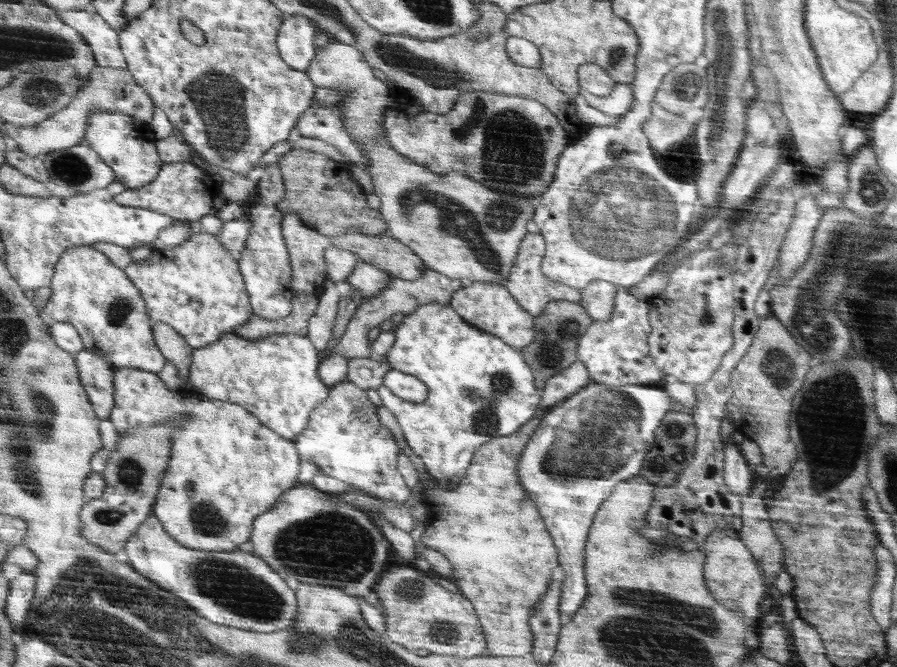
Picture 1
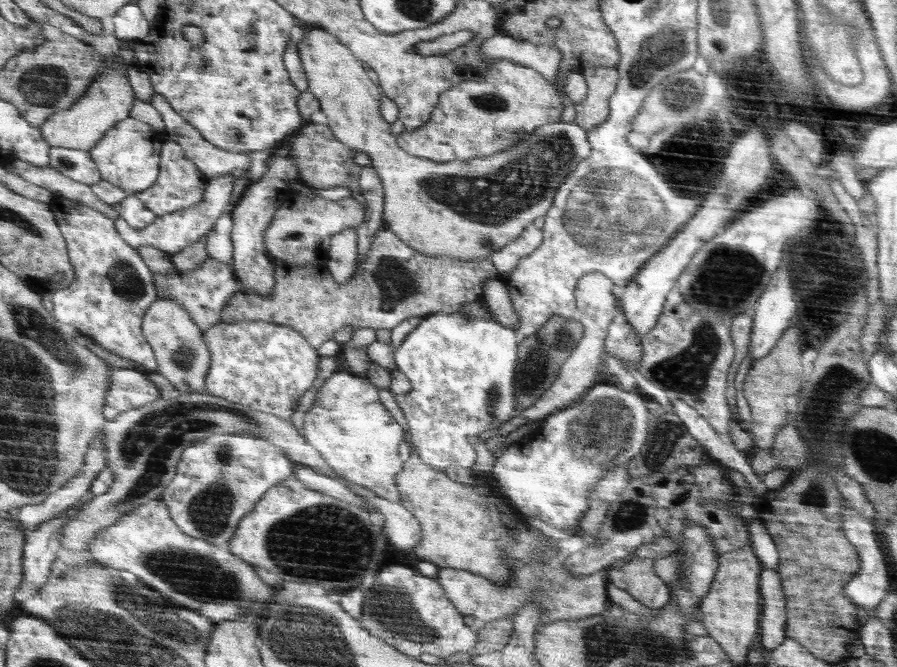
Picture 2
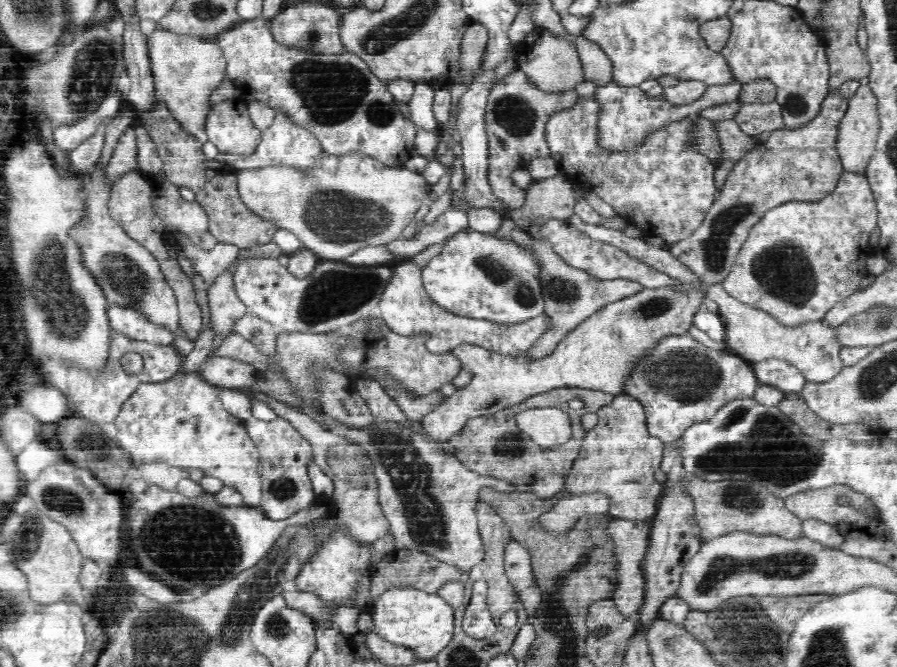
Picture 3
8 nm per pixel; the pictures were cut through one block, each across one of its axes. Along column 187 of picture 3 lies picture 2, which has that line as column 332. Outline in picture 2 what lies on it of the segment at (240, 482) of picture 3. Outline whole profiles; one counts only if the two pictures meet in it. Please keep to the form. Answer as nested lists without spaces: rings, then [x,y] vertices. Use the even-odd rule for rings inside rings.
[[[336,371],[316,393],[314,403],[303,417],[303,437],[322,455],[324,461],[334,473],[365,486],[376,495],[392,502],[400,502],[397,476],[403,471],[405,464],[398,458],[398,444],[402,441],[404,430],[400,424],[394,422],[392,414],[380,404],[378,388],[366,382],[366,377],[356,376],[350,372]]]

